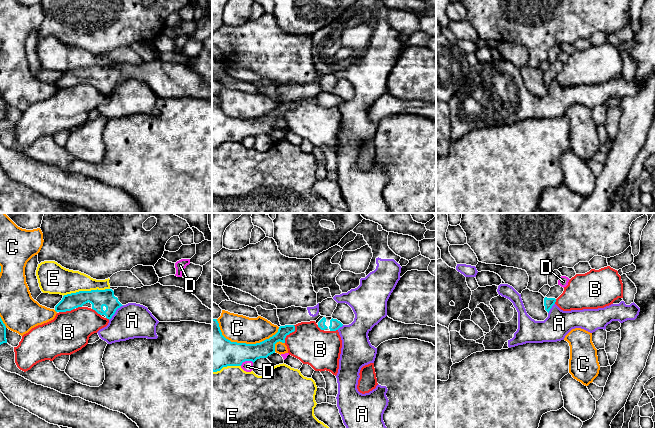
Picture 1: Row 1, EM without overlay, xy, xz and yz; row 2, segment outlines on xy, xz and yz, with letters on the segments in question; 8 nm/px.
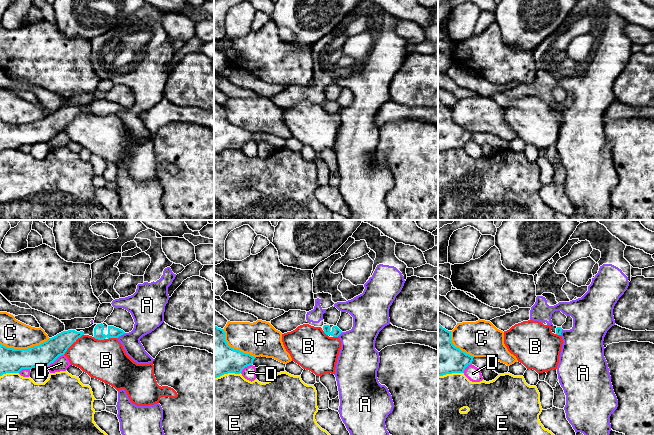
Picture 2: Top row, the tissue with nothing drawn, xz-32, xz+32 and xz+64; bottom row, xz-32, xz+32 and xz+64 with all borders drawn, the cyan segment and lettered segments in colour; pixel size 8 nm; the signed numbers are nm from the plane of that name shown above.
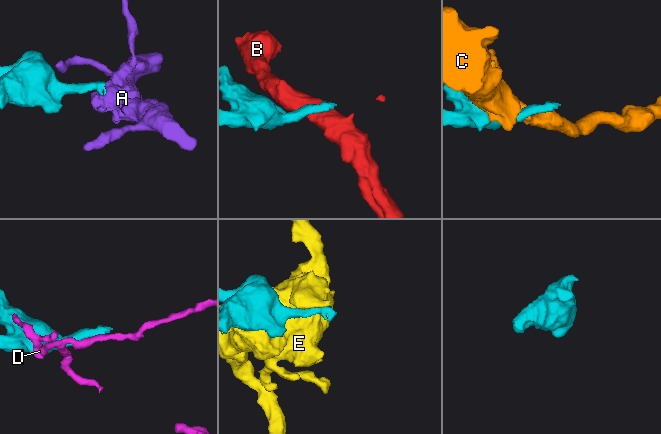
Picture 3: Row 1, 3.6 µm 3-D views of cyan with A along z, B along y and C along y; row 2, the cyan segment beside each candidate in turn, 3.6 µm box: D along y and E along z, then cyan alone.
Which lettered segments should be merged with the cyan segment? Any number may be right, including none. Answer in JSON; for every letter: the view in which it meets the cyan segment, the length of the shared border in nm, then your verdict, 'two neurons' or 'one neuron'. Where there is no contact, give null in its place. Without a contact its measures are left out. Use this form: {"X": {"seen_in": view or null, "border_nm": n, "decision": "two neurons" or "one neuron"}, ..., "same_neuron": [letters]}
{"A": {"seen_in": "xy", "border_nm": 170, "decision": "two neurons"}, "B": {"seen_in": "xz", "border_nm": 170, "decision": "two neurons"}, "C": {"seen_in": "xz", "border_nm": 500, "decision": "two neurons"}, "D": {"seen_in": "xz", "border_nm": 110, "decision": "two neurons"}, "E": {"seen_in": "xy", "border_nm": 380, "decision": "two neurons"}, "same_neuron": []}

